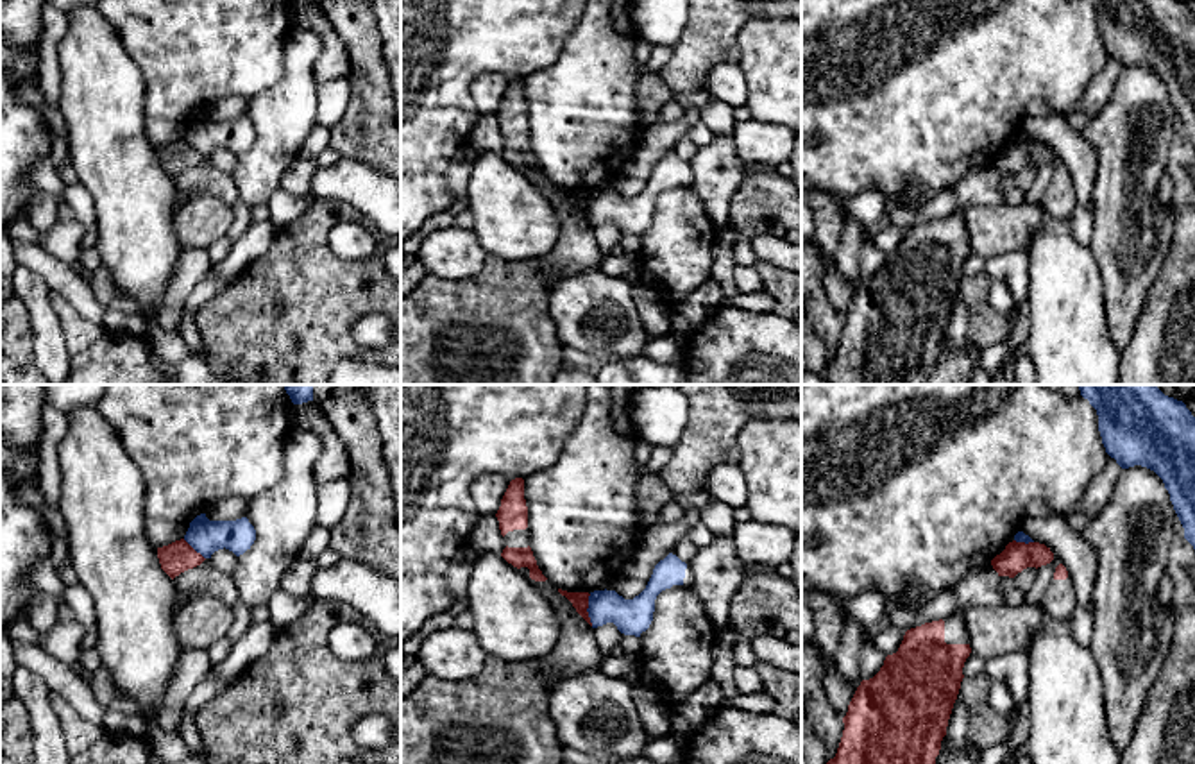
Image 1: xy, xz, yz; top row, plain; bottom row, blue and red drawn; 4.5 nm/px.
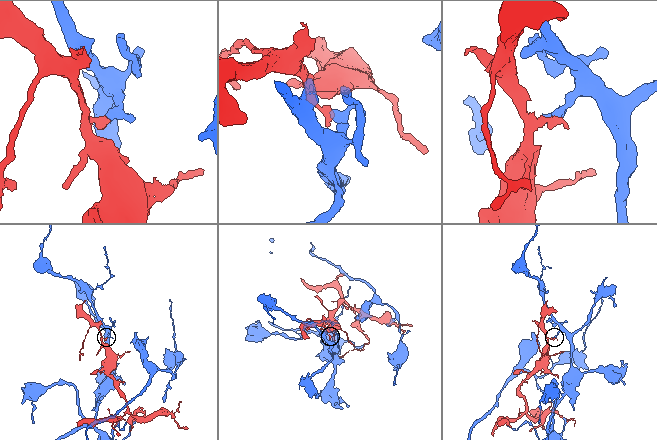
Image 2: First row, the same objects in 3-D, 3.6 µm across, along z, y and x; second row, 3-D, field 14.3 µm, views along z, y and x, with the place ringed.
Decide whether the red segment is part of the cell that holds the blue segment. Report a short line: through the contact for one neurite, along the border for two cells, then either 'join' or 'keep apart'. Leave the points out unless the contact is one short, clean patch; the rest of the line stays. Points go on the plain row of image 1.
xz (589, 194), (587, 215), (593, 224) | keep apart

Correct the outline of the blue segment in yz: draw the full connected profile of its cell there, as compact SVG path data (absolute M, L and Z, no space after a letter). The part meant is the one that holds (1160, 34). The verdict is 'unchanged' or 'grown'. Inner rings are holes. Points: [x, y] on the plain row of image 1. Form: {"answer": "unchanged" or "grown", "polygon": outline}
{"answer": "unchanged", "polygon": "M1089 0L1098 14L1098 30L1106 52L1122 68L1134 64L1154 70L1170 93L1184 127L1184 138L1195 149L1195 16L1182 0Z"}

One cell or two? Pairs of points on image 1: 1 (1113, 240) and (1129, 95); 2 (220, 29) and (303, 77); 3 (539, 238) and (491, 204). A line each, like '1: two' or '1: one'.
1: one
2: two
3: one

